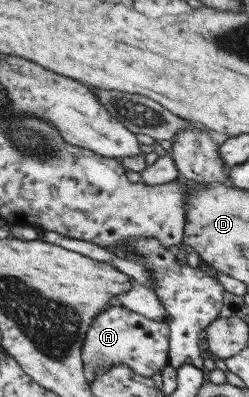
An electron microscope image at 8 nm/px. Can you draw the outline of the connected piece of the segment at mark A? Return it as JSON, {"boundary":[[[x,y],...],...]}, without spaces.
{"boundary":[[[118,304],[100,311],[85,331],[80,358],[87,376],[93,378],[112,365],[126,365],[140,377],[152,377],[167,364],[169,327],[166,321],[157,322],[134,313]]]}

